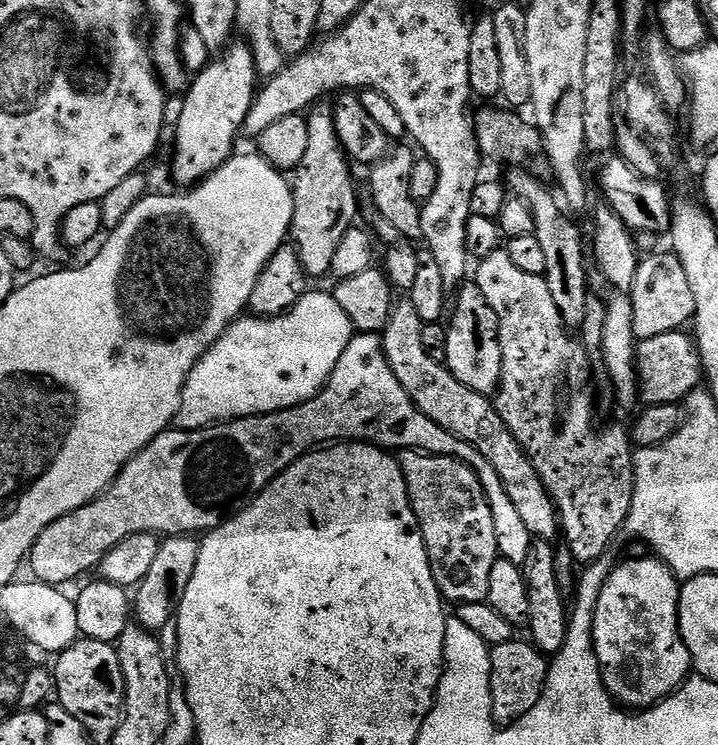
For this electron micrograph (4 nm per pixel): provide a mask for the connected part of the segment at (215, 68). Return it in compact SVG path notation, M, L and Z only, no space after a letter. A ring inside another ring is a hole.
M233 43L213 60L216 61L206 65L197 74L193 84L191 81L187 85L184 105L176 120L176 153L172 156L172 176L184 190L199 184L232 159L236 135L239 137L243 133L246 114L250 114L250 106L258 91L256 63L247 43Z

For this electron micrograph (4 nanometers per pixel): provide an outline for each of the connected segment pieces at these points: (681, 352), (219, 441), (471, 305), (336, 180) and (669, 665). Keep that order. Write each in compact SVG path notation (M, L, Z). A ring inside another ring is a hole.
M687 331L658 334L658 338L641 340L636 345L636 378L640 386L639 399L649 404L680 404L702 384L700 351Z
M356 332L351 342L346 346L346 350L342 350L342 358L338 358L338 362L334 366L334 370L330 374L330 378L325 382L323 388L312 396L309 400L303 400L300 404L295 404L293 408L284 408L281 412L268 412L265 416L244 416L241 420L230 420L222 424L215 425L211 428L201 428L199 432L185 432L183 430L169 430L163 432L158 438L154 438L145 446L135 458L116 475L116 480L109 488L97 496L86 506L82 506L78 510L74 510L70 514L66 514L62 518L58 518L58 522L54 522L50 526L46 526L46 530L42 530L42 534L38 538L38 542L34 542L30 553L30 565L32 564L32 572L37 581L42 584L50 584L53 586L68 586L71 580L76 580L79 576L84 576L88 571L99 569L102 558L114 546L118 546L118 542L122 542L122 538L126 538L130 534L142 534L150 532L159 534L161 537L182 536L185 534L207 534L213 528L219 528L226 520L231 520L246 507L252 503L255 493L261 492L270 481L280 475L289 468L296 460L300 460L305 454L313 451L317 446L327 445L329 442L367 442L375 444L377 448L385 450L415 450L417 452L428 452L431 456L453 456L455 460L460 460L466 466L470 466L476 472L478 482L482 482L486 498L490 502L490 514L494 514L494 534L498 538L498 550L500 551L499 559L506 562L514 562L514 566L524 567L526 558L532 549L534 538L530 534L530 530L526 530L526 522L522 522L522 517L518 515L518 509L514 506L514 502L510 502L510 498L506 494L506 486L502 482L502 478L498 478L498 470L494 470L494 466L490 466L490 462L486 462L486 458L482 458L482 454L478 454L478 450L474 446L470 446L466 442L462 442L462 438L458 438L454 434L450 434L446 430L442 430L442 426L438 426L434 422L430 422L430 418L426 418L426 414L422 414L422 410L418 410L418 406L414 406L414 402L410 398L410 394L406 394L406 390L402 386L402 382L398 382L398 378L394 378L394 370L390 366L390 362L386 362L386 354L384 353L383 339L375 332Z
M475 282L460 284L455 293L456 305L451 305L452 321L447 321L446 358L444 364L470 390L491 397L500 386L502 378L502 346L500 345L500 327L498 314L490 310L482 290Z
M324 106L313 107L307 113L310 146L306 146L306 154L290 180L294 198L290 240L309 278L327 277L331 273L334 253L338 251L342 237L357 223L353 165L344 155L344 148L339 142L331 107L320 107Z
M628 558L625 559L625 561L625 564L617 563L615 567L613 567L612 571L608 573L608 581L602 586L602 594L598 598L598 606L592 619L592 645L596 651L596 661L600 667L600 677L604 683L604 688L612 695L612 699L625 709L643 710L660 703L661 700L672 695L685 680L689 679L690 673L693 671L693 666L690 654L684 645L684 640L680 637L681 581L664 565L664 561L659 558Z

